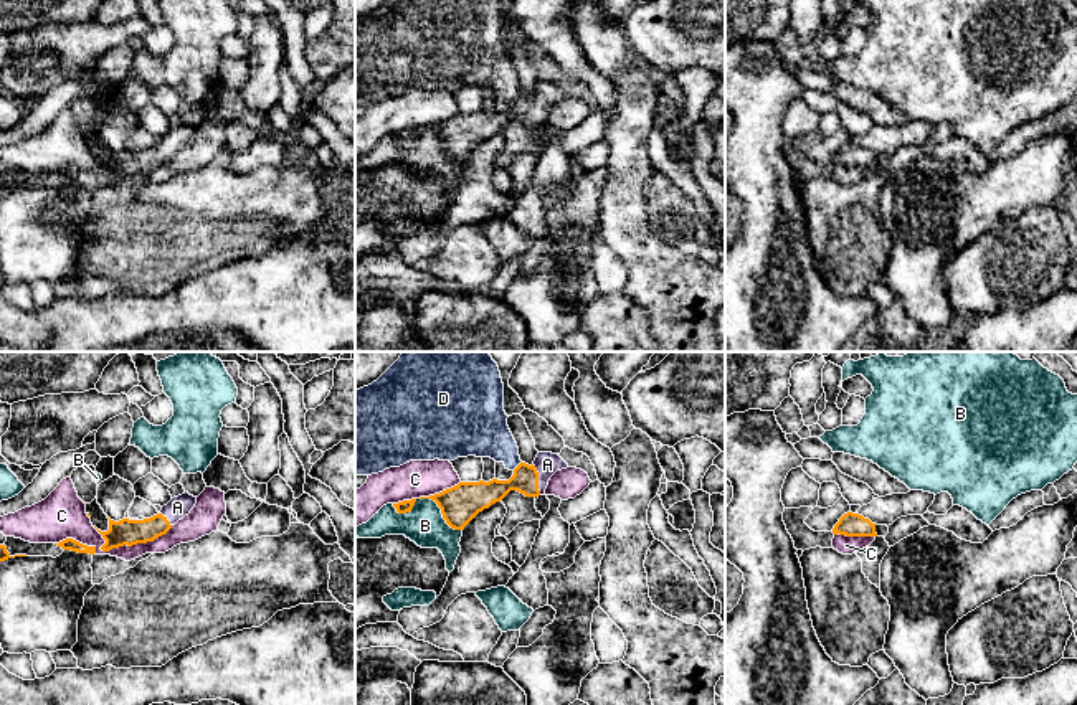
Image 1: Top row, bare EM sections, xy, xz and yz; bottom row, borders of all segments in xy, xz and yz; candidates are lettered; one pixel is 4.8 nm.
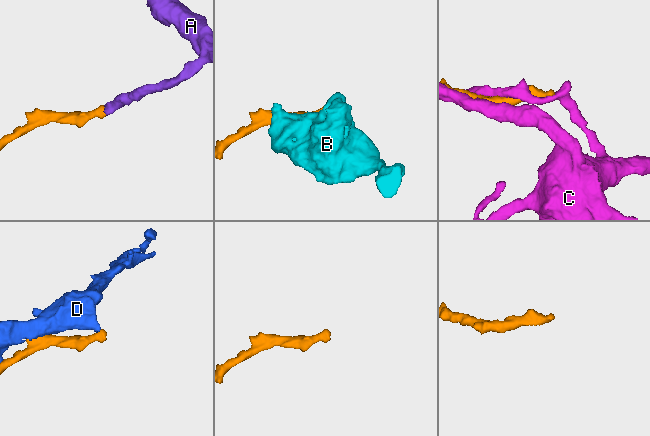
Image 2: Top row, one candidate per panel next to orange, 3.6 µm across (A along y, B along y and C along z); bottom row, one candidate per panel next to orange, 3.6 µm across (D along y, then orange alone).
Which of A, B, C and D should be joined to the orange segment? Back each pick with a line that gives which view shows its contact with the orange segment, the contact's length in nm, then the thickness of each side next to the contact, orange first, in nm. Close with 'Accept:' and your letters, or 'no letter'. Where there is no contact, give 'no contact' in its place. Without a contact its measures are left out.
A: xz | 160 nm | 130/110 nm
Accept: A

